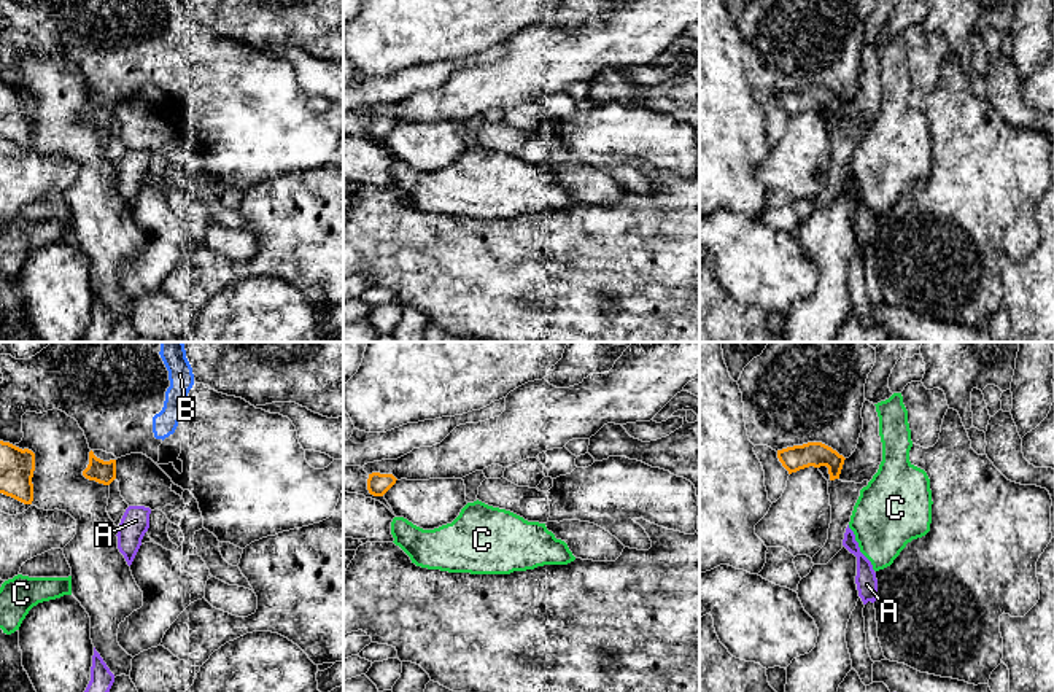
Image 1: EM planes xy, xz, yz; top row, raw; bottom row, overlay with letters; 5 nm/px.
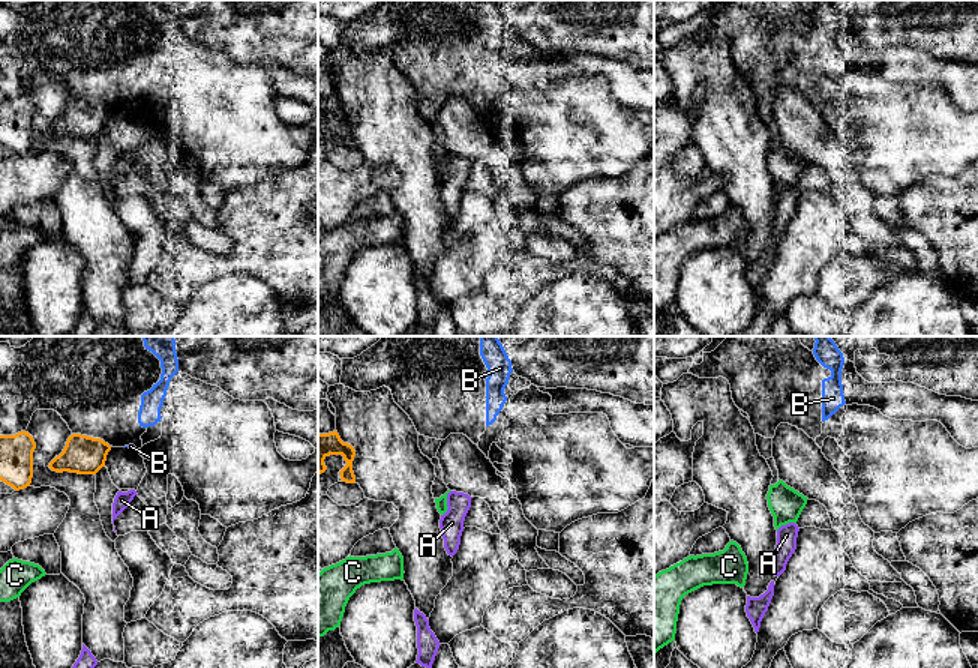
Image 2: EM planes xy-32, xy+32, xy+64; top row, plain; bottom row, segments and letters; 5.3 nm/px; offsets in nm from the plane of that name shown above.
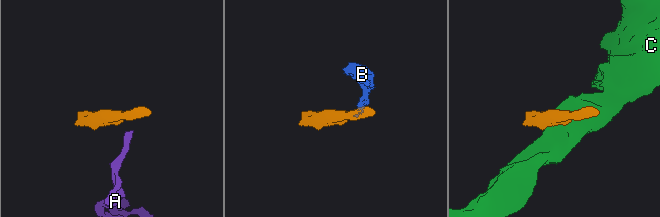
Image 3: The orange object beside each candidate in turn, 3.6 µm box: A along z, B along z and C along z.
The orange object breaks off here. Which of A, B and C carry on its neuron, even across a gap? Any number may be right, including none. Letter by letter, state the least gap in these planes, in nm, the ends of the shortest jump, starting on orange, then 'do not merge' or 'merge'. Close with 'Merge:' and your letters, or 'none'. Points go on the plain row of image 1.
A: gap 150 nm; span xy (108, 128), (129, 150); do not merge
B: gap 240 nm; span xy (115, 104), (154, 80); do not merge
C: gap 130 nm; span xz (382, 139), (395, 161); do not merge
Merge: none

